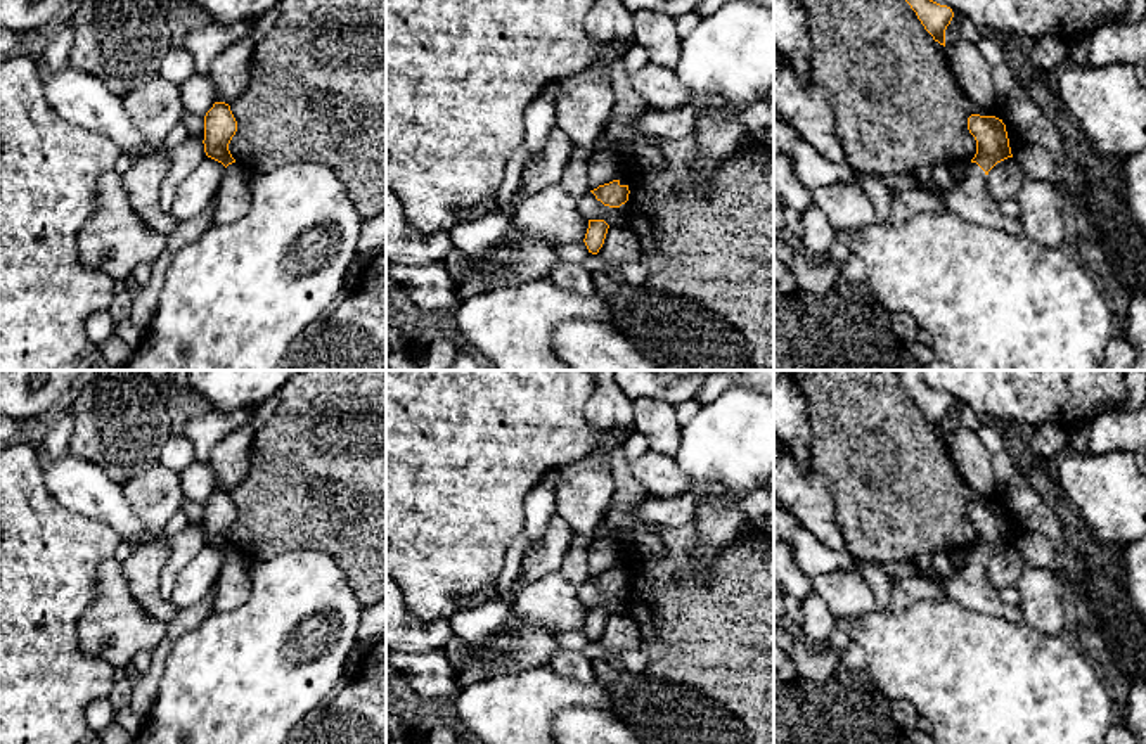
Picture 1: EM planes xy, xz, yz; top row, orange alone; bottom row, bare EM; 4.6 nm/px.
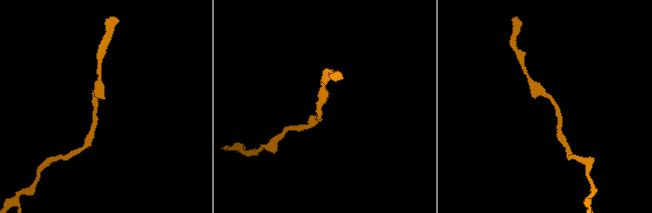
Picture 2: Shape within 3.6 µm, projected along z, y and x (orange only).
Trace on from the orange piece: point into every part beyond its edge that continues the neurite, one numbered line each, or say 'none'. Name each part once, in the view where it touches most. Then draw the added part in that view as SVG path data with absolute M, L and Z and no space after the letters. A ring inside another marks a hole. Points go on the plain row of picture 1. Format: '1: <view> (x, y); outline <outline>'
1: yz (972, 589); outline M969 550L966 566L959 574L949 580L938 578L930 568L923 571L914 564L914 561L892 561L879 564L890 583L900 578L923 576L938 583L947 597L966 609L999 616L1009 621L1021 621L1021 609L1018 606L1004 604L1001 592L988 583L985 576L987 562L976 550Z

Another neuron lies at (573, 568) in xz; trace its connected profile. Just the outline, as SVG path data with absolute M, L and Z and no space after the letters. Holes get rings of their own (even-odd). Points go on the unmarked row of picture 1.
M570 548L561 564L559 573L576 588L590 580L587 569L587 554L587 548Z

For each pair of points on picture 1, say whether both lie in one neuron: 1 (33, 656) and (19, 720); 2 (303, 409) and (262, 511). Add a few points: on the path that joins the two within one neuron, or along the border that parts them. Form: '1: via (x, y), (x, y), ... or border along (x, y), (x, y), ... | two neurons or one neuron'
1: via (19, 672), (19, 705) | one neuron
2: via (303, 435), (303, 469), (288, 485) | one neuron

